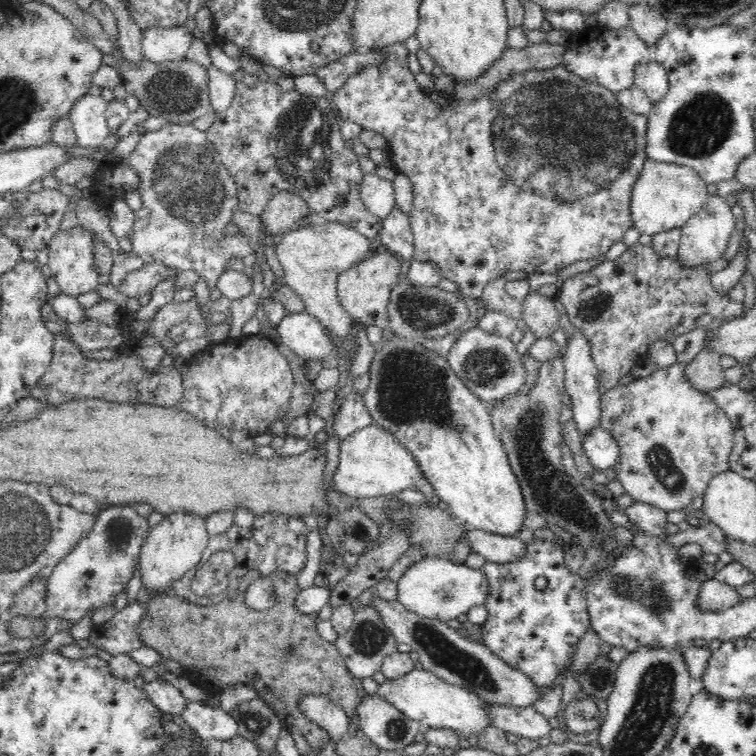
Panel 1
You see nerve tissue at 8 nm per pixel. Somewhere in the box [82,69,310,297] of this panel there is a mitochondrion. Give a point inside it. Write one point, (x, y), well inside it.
(183, 181)

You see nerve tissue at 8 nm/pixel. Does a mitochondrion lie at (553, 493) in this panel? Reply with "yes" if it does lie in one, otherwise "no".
yes

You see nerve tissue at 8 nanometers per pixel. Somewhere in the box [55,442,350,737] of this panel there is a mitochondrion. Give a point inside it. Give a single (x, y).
(117, 527)

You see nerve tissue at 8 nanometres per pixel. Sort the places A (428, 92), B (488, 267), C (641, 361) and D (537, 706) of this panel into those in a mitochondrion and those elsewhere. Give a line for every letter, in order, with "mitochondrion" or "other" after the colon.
A: other
B: other
C: other
D: other

